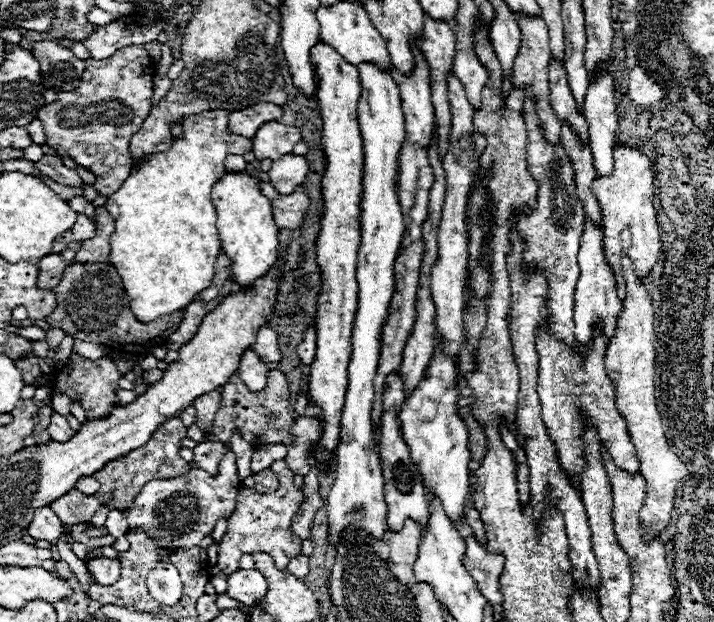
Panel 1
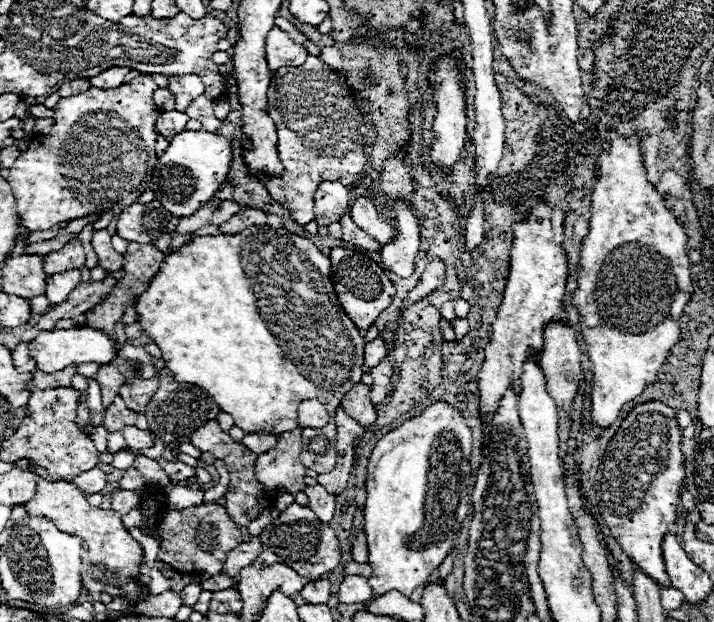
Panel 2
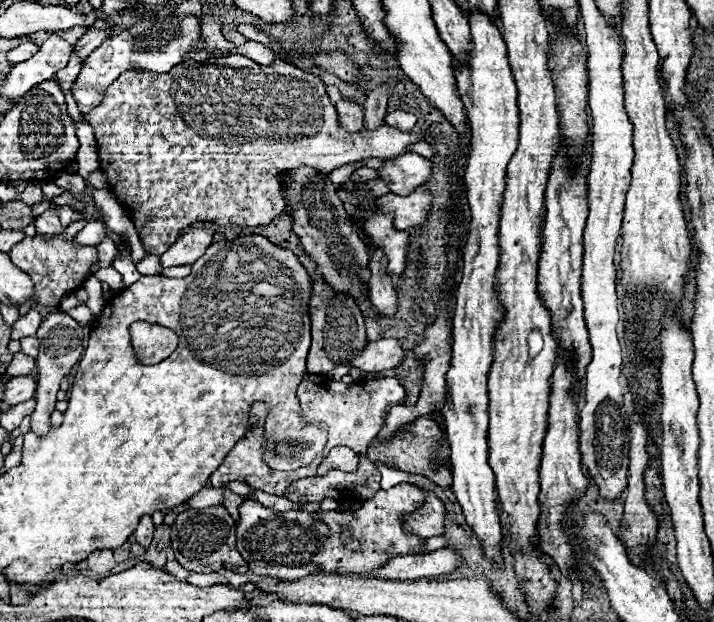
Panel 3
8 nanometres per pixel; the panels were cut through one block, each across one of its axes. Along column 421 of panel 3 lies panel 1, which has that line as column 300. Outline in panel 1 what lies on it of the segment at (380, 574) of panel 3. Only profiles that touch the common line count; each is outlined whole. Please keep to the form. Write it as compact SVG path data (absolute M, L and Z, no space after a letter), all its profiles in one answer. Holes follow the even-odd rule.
M304 554L296 556L296 558L292 560L292 564L288 566L288 572L294 574L294 576L298 576L298 578L304 578L304 576L310 572L310 562L308 562L308 558L306 558Z

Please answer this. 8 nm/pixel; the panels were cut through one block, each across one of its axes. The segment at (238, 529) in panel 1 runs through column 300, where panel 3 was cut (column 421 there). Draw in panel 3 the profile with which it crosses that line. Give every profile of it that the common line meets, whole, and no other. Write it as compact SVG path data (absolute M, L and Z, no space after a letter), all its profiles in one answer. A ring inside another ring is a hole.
M402 482L396 484L390 490L380 490L372 500L366 500L362 504L362 508L356 514L340 514L334 510L322 512L322 520L326 520L326 524L330 526L330 536L328 538L318 538L318 534L312 530L312 516L308 512L302 510L288 510L288 512L274 512L270 508L264 508L260 502L256 500L246 500L238 512L240 512L240 520L236 524L236 538L238 538L238 552L242 554L242 558L248 562L250 570L256 576L274 576L276 580L300 580L302 576L308 576L310 572L338 572L338 574L368 574L370 570L382 568L386 560L396 558L396 556L406 556L406 554L418 554L422 550L424 540L412 534L406 534L400 526L400 516L408 514L408 512L416 512L418 506L424 502L424 494L420 488L416 488L414 484ZM342 526L352 528L352 536L356 540L360 540L362 548L358 552L348 552L342 542L340 542L340 528Z

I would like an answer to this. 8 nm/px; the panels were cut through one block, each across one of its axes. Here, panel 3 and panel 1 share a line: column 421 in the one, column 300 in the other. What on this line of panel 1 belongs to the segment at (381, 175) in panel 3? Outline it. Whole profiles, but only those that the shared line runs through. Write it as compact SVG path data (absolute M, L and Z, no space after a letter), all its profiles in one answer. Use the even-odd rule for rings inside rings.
M286 154L272 164L268 174L270 174L270 184L278 192L292 194L306 180L306 176L310 174L310 168L304 156Z

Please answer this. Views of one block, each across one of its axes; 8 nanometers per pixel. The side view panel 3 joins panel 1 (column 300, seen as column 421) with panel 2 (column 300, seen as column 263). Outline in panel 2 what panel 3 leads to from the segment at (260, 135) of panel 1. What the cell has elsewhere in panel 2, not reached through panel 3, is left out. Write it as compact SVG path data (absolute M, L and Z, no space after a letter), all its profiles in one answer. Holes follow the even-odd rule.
M308 56L302 66L280 68L272 74L266 112L276 124L276 152L284 164L284 172L280 178L264 176L262 184L270 198L282 204L296 224L304 226L314 220L314 192L318 184L334 180L356 186L360 182L368 168L364 154L368 124L350 86L318 56Z

